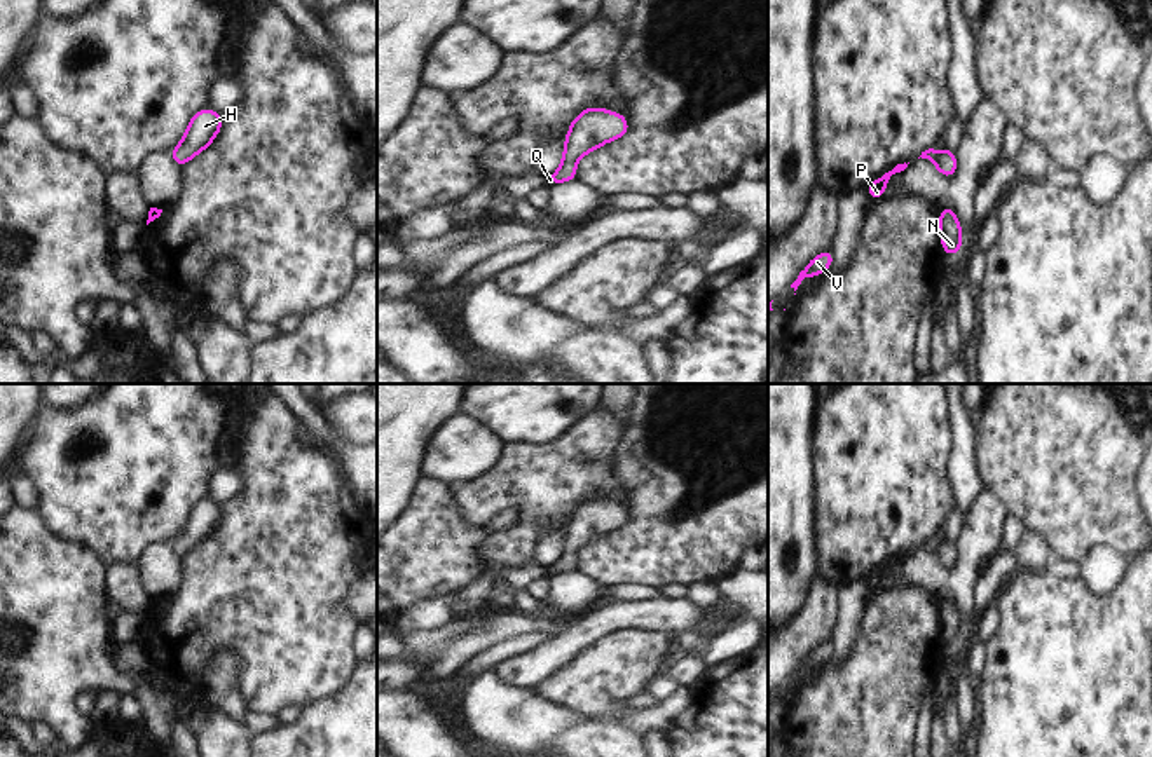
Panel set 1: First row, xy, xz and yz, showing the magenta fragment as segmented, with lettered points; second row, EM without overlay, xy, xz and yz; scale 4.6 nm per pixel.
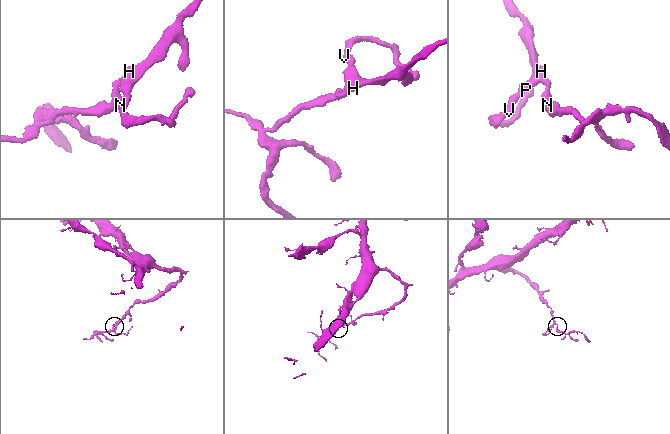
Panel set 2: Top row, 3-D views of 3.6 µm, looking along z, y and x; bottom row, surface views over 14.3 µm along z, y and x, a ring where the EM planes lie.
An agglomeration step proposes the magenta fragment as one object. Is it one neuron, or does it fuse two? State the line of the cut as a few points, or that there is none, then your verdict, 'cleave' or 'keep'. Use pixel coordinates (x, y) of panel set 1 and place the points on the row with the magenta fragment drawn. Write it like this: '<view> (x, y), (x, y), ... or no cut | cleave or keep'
no cut | keep

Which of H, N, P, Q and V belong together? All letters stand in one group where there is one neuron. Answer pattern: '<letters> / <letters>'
H N P Q V

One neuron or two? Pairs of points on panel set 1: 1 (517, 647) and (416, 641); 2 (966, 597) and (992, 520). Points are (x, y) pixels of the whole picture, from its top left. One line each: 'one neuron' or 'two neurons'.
1: two neurons
2: one neuron

